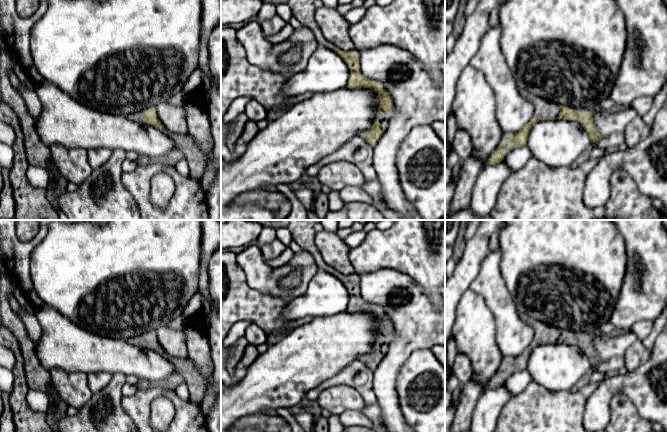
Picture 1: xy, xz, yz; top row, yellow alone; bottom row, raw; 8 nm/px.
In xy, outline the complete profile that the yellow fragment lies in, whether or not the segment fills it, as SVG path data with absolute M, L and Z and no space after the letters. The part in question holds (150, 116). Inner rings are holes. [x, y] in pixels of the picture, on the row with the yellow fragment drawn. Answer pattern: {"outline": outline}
{"outline": "M149 108L144 113L144 119L145 119L146 124L153 125L156 129L160 130L161 132L165 129L164 125L158 119L158 116L154 108Z"}

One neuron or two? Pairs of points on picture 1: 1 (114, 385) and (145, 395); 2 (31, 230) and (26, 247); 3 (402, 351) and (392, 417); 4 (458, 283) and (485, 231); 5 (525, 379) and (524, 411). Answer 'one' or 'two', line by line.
1: two
2: two
3: one
4: one
5: two

